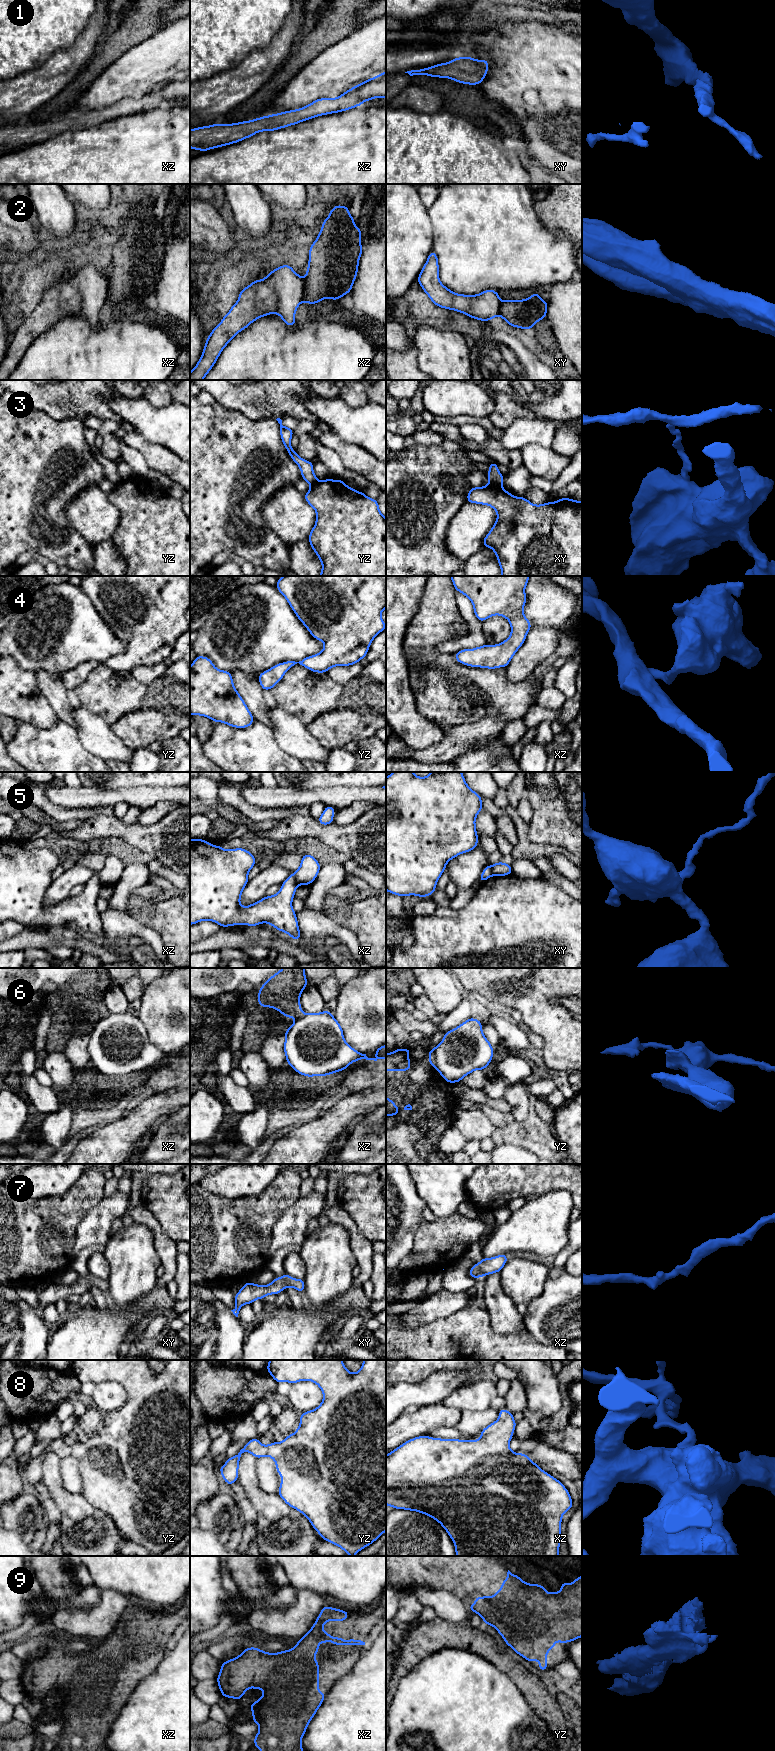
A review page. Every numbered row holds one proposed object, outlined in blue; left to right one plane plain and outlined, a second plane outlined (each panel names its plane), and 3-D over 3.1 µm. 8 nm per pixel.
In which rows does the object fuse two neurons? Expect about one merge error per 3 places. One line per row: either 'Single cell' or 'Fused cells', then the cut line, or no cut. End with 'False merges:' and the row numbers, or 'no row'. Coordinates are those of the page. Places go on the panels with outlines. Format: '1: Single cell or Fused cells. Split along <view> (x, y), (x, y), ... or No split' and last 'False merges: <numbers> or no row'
1: Single cell. No split
2: Fused cells. Split along xz (304, 278), (304, 296), (302, 299)
3: Fused cells. Split along xy (489, 483), (501, 485)
4: Single cell. No split
5: Fused cells. Split along xz (292, 873), (298, 884)
6: Fused cells. Split along yz (431, 1050), (433, 1065)
7: Single cell. No split
8: Single cell. No split
9: Single cell. No split
False merges: 2, 3, 5, 6

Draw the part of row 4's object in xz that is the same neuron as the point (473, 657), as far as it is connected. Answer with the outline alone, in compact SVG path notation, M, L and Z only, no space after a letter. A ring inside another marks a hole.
M530 576L450 577L455 590L471 601L480 622L499 615L506 618L511 627L510 636L499 644L456 652L457 662L470 667L506 668L531 630L531 622L524 616L525 588Z

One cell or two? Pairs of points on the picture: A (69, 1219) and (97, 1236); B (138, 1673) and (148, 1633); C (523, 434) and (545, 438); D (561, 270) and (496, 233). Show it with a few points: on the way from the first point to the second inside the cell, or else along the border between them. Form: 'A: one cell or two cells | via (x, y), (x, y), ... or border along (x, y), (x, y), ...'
A: two cells | border along (93, 1206), (76, 1229), (76, 1241), (73, 1247)
B: one cell | via (138, 1663), (139, 1643)
C: one cell | via (528, 434), (540, 434)
D: one cell | via (545, 257), (527, 256), (512, 249)

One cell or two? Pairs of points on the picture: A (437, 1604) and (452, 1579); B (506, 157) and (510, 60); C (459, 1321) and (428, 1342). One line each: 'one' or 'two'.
A: two
B: two
C: one

